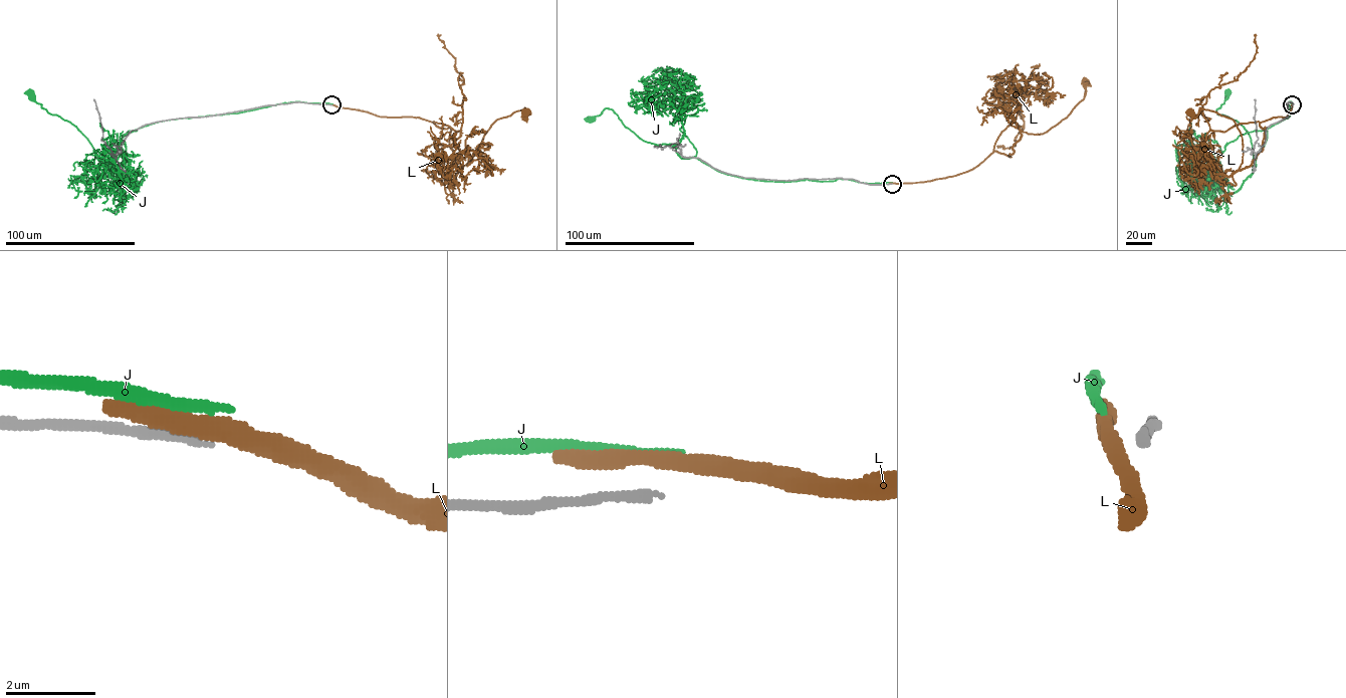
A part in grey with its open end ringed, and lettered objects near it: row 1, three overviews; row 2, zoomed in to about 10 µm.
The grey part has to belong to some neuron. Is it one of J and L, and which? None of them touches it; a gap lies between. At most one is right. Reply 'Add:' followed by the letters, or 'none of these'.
Add: none of these

